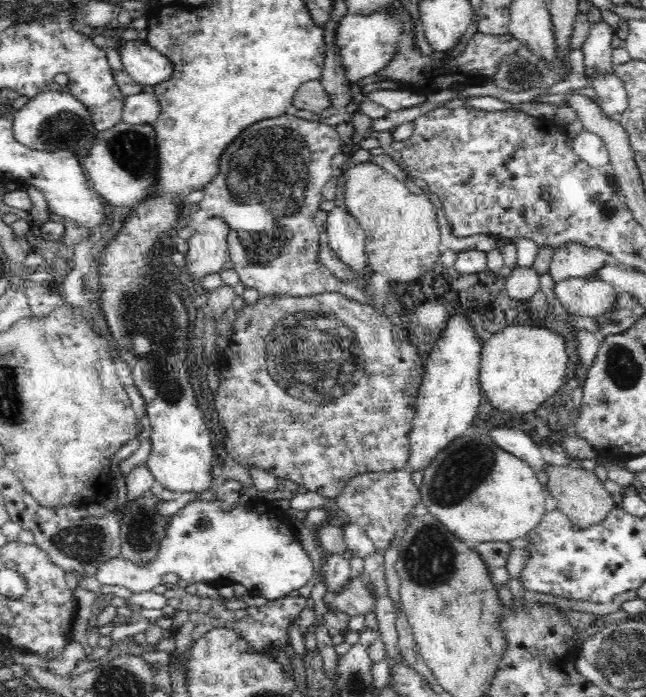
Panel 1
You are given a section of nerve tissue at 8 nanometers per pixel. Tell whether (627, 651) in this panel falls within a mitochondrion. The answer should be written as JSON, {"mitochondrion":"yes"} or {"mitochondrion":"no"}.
{"mitochondrion":"yes"}

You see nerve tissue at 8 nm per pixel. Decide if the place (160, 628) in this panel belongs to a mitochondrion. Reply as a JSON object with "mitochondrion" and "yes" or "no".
{"mitochondrion":"no"}

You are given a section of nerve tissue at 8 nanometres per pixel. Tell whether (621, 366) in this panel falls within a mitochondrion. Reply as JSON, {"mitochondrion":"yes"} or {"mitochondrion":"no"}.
{"mitochondrion":"yes"}

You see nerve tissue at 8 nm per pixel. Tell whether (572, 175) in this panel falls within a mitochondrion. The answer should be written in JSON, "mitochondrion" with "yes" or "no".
{"mitochondrion":"no"}

